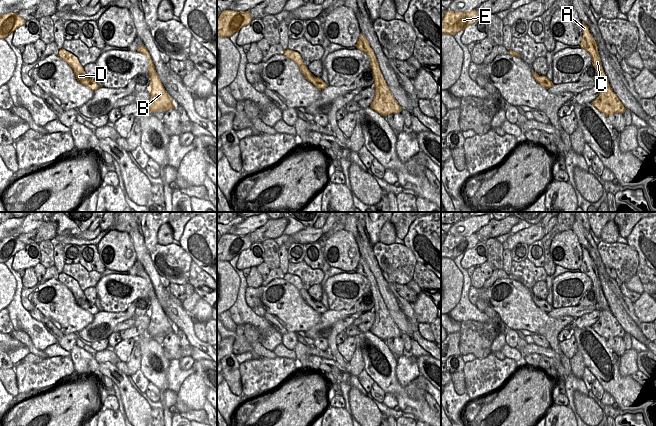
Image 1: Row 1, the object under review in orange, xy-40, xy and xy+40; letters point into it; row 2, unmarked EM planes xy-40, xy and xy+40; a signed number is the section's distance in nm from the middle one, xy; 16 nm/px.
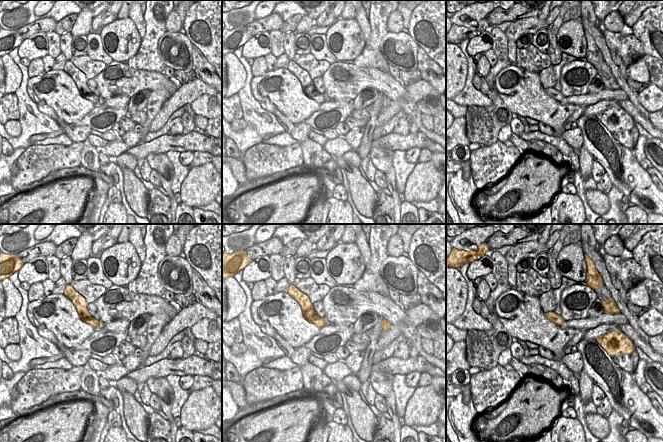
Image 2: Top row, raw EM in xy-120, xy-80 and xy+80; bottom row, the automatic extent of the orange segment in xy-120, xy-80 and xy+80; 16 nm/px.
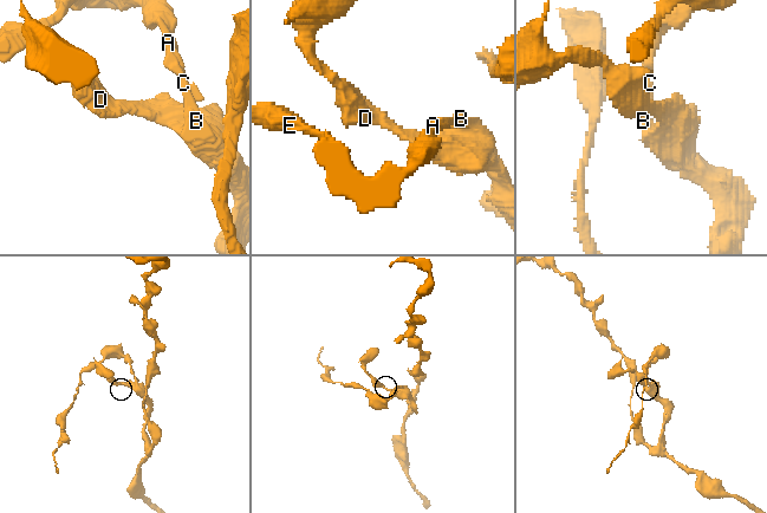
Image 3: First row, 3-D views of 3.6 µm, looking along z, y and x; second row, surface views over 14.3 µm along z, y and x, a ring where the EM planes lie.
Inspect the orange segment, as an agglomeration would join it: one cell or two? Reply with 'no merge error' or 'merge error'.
merge error

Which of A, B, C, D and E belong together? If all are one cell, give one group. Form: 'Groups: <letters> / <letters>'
Groups: A C E / B D

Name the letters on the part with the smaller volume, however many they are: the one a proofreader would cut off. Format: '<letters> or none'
A, C, E

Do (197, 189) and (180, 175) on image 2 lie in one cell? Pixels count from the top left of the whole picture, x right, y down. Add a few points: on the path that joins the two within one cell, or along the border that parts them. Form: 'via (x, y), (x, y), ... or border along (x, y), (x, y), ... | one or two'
border along (191, 168), (179, 191) | two

